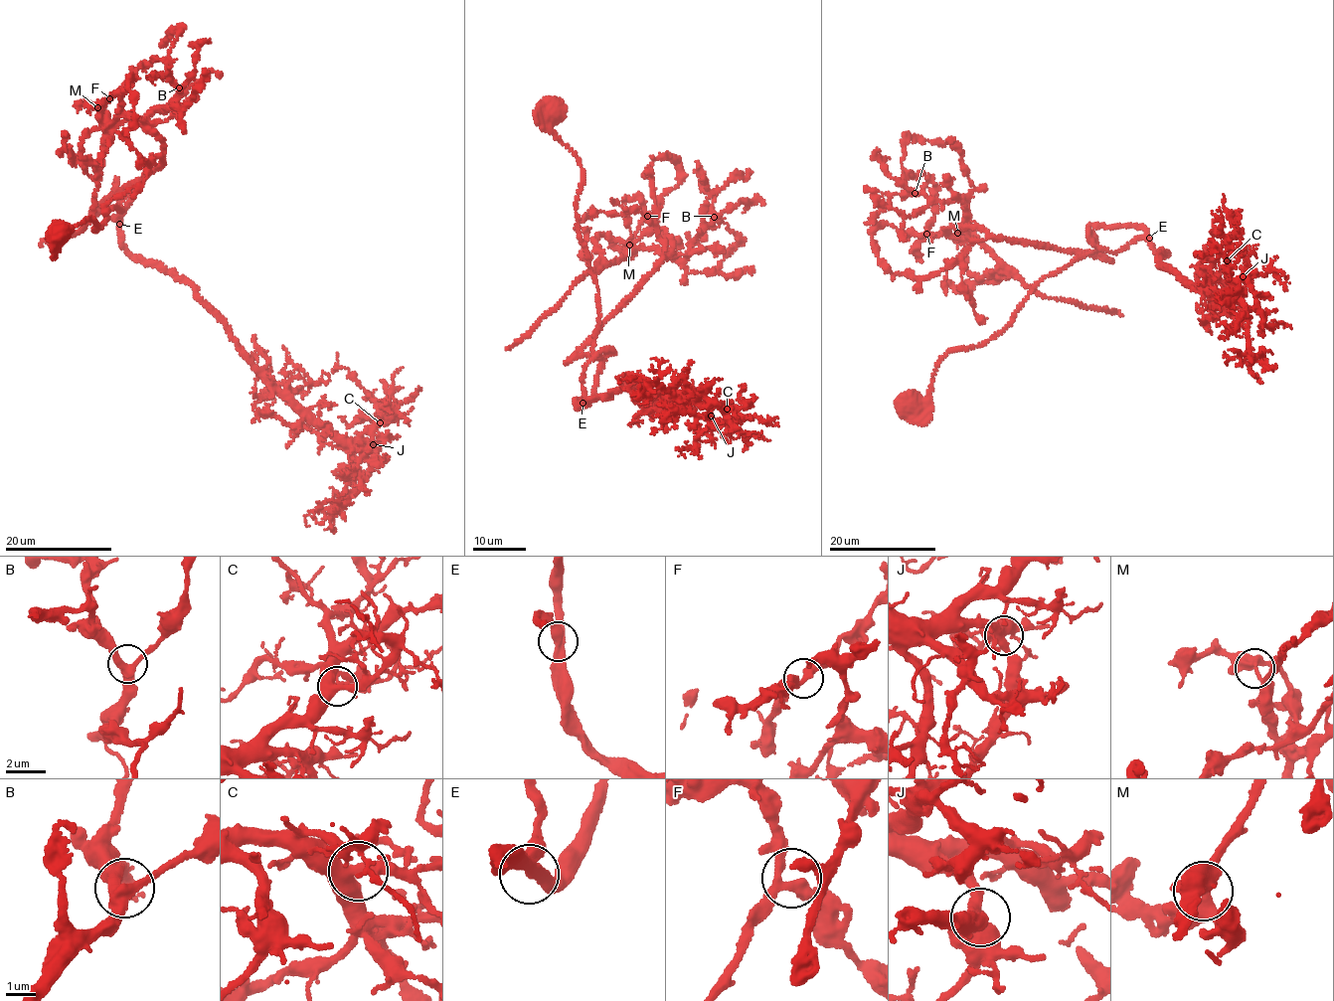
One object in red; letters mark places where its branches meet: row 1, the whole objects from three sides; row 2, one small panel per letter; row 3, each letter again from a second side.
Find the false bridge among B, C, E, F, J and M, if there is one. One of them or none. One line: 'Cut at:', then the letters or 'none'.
Cut at: M

